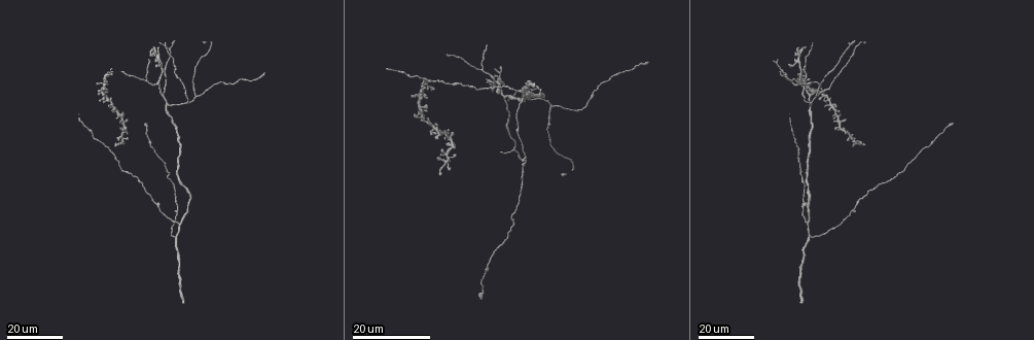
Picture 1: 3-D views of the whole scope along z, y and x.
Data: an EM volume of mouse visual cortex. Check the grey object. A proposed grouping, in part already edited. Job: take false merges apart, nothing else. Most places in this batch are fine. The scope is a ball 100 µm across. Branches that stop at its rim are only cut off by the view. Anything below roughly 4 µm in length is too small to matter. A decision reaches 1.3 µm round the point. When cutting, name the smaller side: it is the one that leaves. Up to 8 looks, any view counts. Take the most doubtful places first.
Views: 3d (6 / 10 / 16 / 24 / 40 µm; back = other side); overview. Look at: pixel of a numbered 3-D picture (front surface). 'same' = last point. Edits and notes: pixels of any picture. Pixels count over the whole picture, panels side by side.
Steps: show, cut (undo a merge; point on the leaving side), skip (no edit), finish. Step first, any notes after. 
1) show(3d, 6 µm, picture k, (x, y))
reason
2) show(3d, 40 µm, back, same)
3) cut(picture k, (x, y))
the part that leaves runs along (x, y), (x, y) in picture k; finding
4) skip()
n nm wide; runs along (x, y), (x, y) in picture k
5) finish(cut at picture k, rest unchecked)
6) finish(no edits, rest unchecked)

show(3d, 24 µm, picture 1, (146, 80))
two arms in line, one across

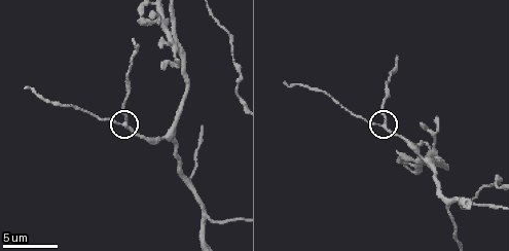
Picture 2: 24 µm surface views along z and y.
show(3d, 10 µm, picture 2, (382, 126))

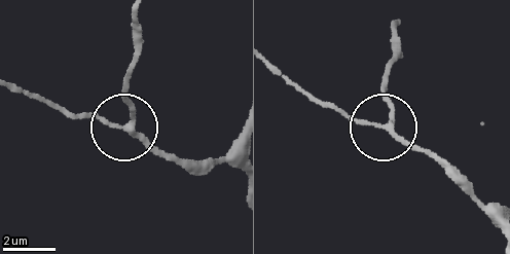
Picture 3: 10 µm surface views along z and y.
show(3d, 10 µm, back, picture 3, (130, 129))
from behind

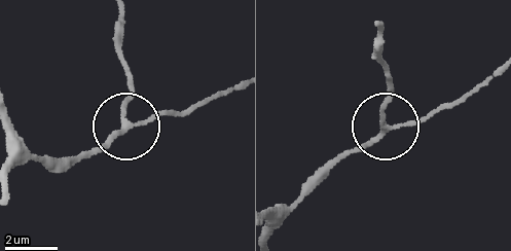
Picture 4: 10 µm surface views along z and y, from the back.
skip()
runs along (17, 165), (71, 156), (111, 136), (123, 120), (131, 78) in picture 4; continuous, no second cell

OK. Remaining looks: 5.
show(3d, 24 µm, picture 1, (810, 235))
a fork

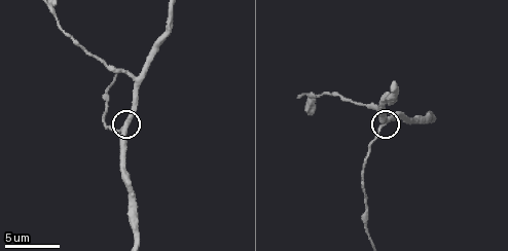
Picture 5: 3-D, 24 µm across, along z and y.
show(3d, 6 µm, picture 5, (381, 125))

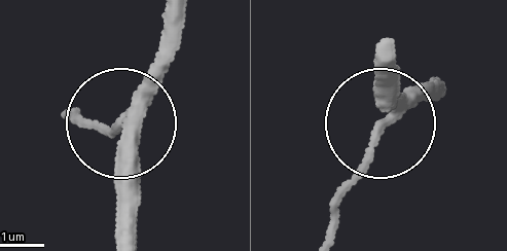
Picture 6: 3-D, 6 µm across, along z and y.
skip()
290 nm wide; runs along (181, 12), (174, 57), (125, 134), (125, 219) in picture 6; continuous, no second cell

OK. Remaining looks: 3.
show(3d, 10 µm, picture 2, (187, 179))
a fork

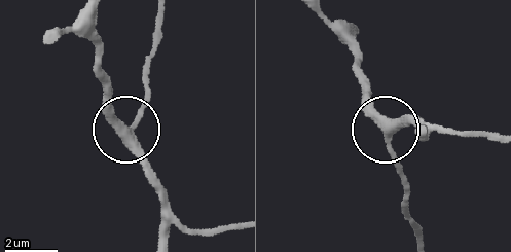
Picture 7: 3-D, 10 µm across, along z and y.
skip()
side arm 28 µm; runs along (423, 131), (414, 124), (386, 131), (395, 164), (407, 182) in picture 7; all the same cell

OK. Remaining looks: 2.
show(3d, 16 µm, picture 1, (809, 102))
branch point

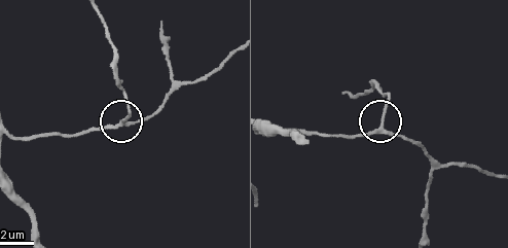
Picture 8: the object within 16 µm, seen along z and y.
show(3d, 10 µm, picture 8, (382, 126))

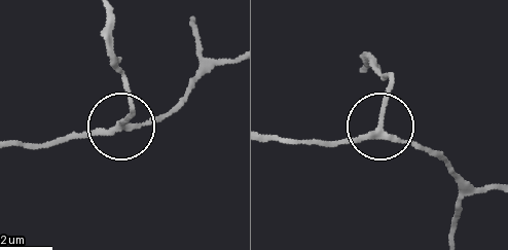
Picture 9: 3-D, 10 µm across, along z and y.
skip()
side arm 29 µm; 3 arms; continuous, no second cell

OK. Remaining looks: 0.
finish(no edits, rest unchecked)

